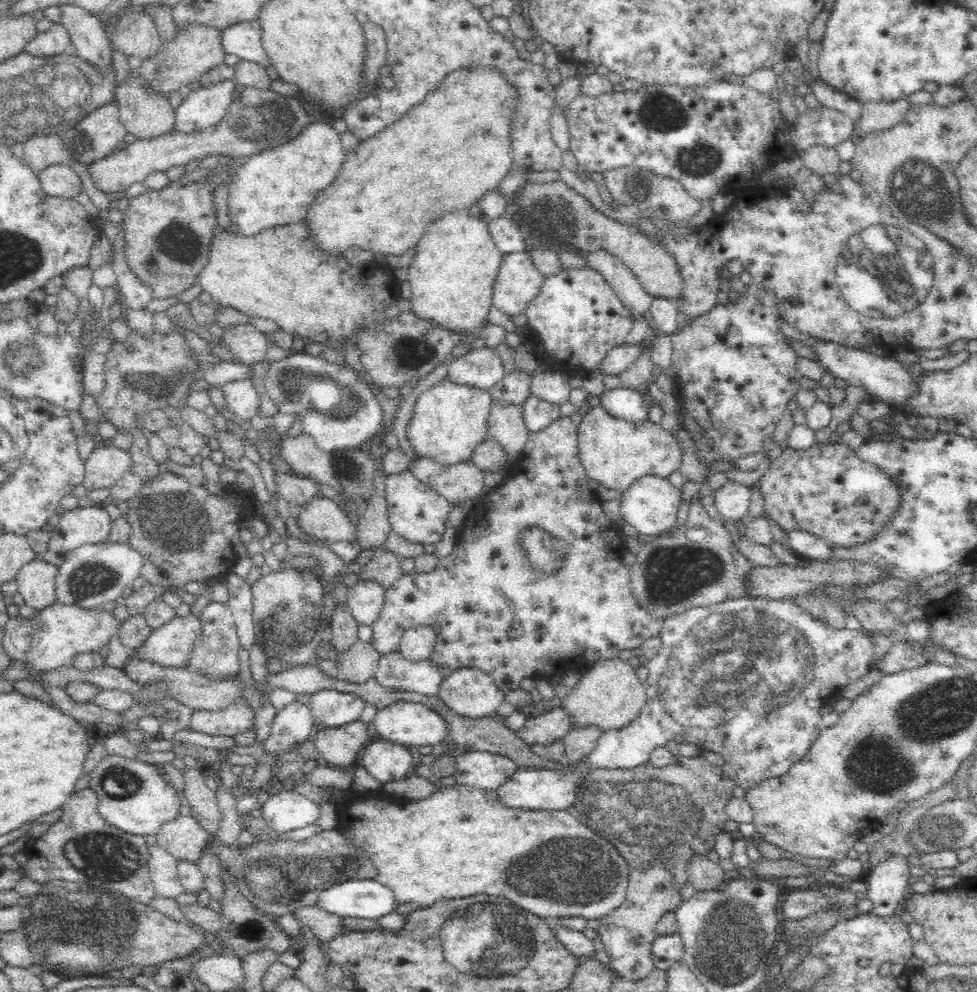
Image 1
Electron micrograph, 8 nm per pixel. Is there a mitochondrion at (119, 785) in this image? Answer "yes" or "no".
yes

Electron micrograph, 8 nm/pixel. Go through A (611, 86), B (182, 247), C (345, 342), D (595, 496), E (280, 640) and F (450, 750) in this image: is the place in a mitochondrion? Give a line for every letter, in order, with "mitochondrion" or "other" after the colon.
A: other
B: mitochondrion
C: other
D: other
E: mitochondrion
F: other

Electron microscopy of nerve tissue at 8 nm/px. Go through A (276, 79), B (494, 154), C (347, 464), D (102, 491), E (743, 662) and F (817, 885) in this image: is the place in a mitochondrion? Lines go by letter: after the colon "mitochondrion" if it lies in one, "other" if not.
A: other
B: other
C: mitochondrion
D: other
E: mitochondrion
F: other

